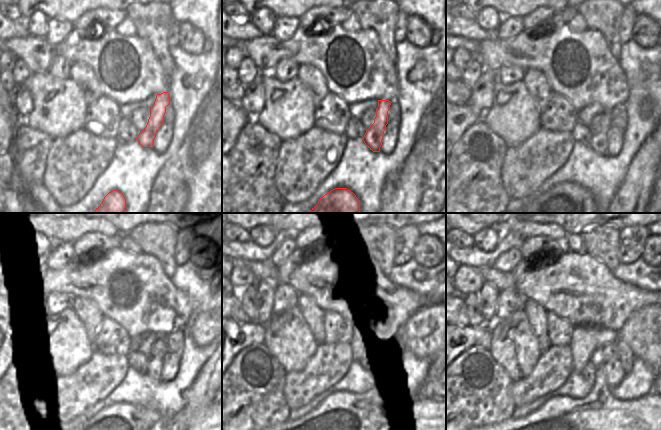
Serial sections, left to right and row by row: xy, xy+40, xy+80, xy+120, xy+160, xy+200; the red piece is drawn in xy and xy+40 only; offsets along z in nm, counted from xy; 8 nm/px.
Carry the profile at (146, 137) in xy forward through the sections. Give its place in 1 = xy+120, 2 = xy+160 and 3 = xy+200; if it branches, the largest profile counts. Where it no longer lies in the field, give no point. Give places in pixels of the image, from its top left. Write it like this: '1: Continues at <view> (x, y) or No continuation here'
1: Continues at xy+120 (154, 367)
2: Continues at xy+160 (343, 416)
3: Continues at xy+200 (599, 416)

